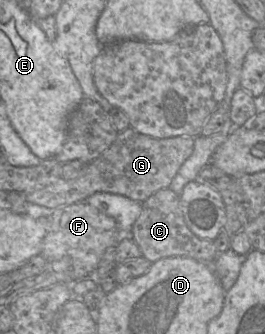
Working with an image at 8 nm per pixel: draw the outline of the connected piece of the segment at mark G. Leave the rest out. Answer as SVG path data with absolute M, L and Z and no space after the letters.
M130 126L120 131L115 141L104 152L71 178L61 178L44 187L22 193L29 203L51 209L86 202L91 195L100 192L122 195L143 203L155 192L169 188L193 149L193 137L155 138L139 133Z

